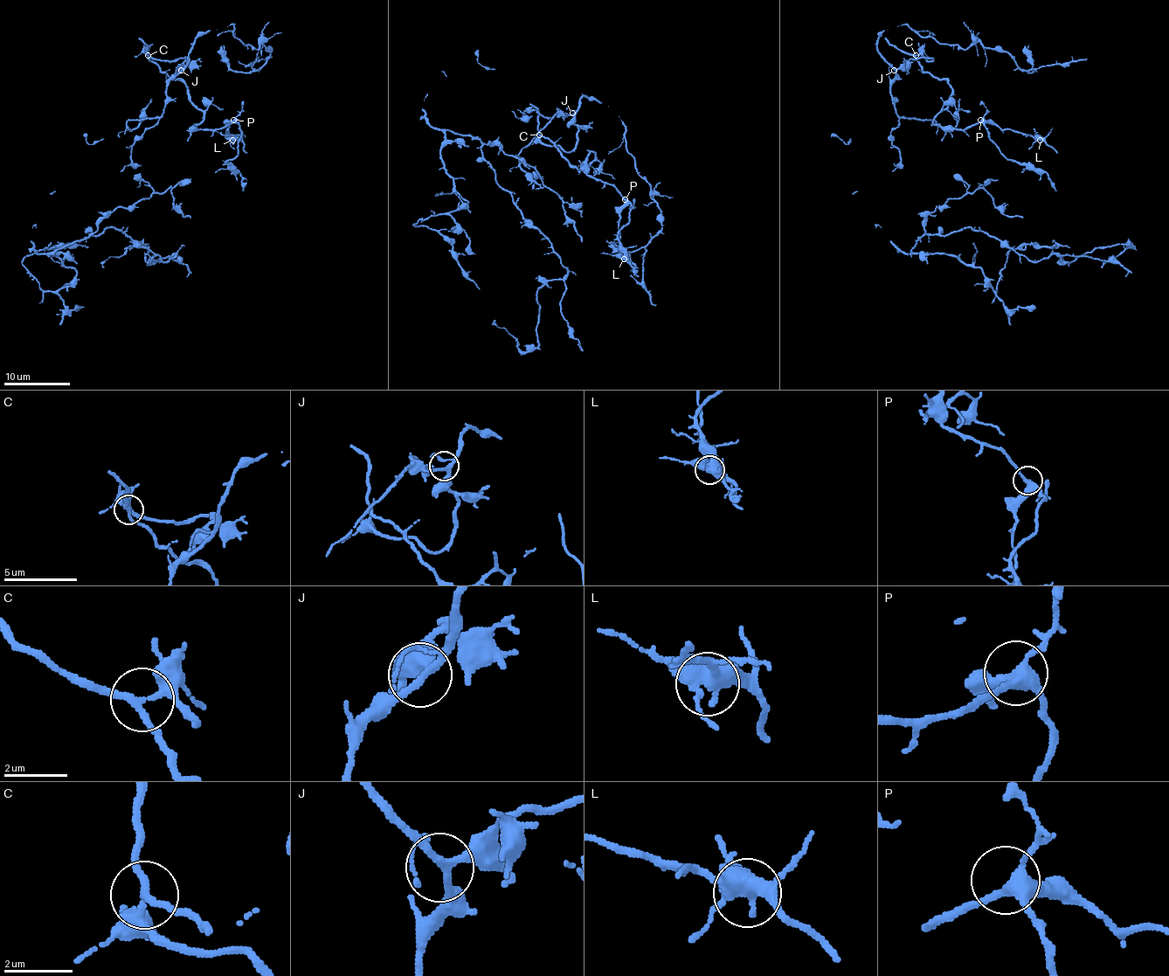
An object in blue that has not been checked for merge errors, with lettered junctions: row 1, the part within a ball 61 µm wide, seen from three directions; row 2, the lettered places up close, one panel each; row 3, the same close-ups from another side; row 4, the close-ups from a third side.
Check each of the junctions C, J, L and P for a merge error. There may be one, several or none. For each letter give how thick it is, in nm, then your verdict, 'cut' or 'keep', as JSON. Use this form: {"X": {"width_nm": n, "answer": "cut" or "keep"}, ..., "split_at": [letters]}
{"C": {"width_nm": 220, "answer": "keep"}, "J": {"width_nm": 240, "answer": "keep"}, "L": {"width_nm": 550, "answer": "keep"}, "P": {"width_nm": 360, "answer": "keep"}, "split_at": []}

